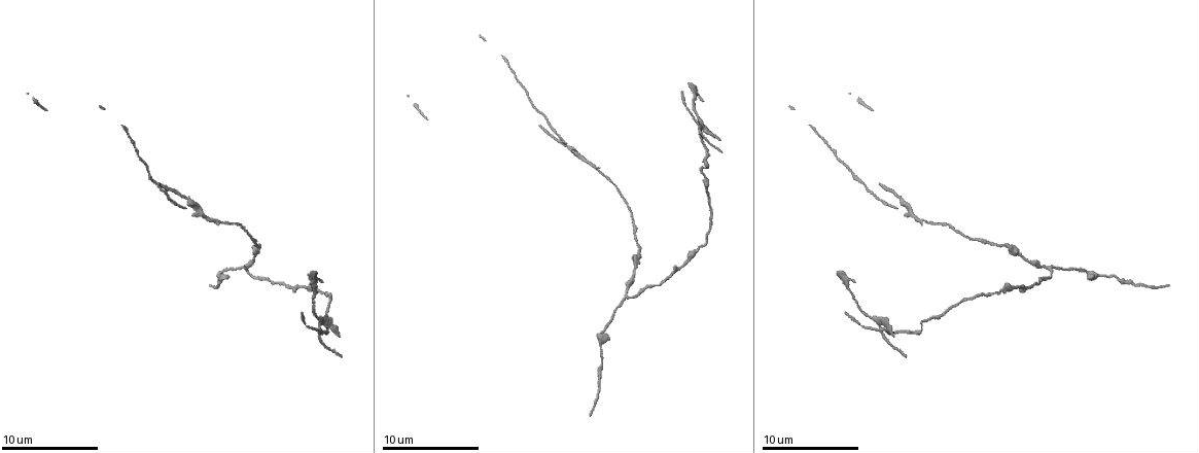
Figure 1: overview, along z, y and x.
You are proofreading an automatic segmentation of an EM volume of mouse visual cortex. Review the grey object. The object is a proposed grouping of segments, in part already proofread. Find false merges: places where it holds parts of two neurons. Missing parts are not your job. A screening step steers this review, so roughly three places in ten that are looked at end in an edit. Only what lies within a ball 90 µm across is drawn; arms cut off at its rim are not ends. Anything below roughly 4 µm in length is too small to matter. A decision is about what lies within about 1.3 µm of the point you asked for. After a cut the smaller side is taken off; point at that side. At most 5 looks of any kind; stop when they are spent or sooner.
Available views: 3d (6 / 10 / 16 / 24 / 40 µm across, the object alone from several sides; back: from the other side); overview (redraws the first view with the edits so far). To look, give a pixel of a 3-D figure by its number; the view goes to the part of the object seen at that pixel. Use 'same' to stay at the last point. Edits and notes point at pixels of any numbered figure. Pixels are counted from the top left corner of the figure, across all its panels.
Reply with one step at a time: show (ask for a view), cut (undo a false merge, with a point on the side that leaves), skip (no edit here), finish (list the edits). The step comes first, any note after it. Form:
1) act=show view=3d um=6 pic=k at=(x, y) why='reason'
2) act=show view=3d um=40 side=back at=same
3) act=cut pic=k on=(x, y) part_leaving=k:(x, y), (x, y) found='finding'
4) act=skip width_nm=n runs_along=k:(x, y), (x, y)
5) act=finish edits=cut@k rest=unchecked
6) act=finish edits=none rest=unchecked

act=show view=3d um=6 pic=1 at=(301, 285) why='arms run side by side'

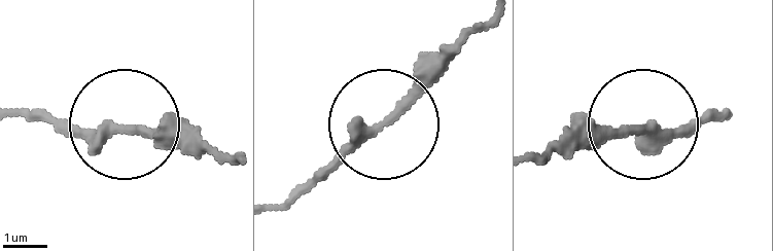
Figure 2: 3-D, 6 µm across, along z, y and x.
act=skip arms=3 found='all the same neuron'

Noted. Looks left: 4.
act=show view=3d um=10 pic=1 at=(640, 247) why='thick turns thin'

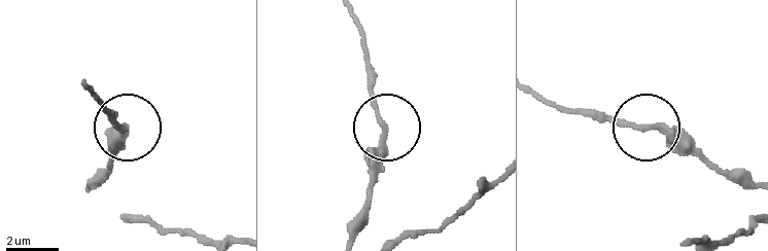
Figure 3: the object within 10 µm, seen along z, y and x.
act=skip width_nm=250 found='all the same neuron'

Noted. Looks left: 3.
act=show view=3d um=16 pic=1 at=(1052, 268) why='a fork'

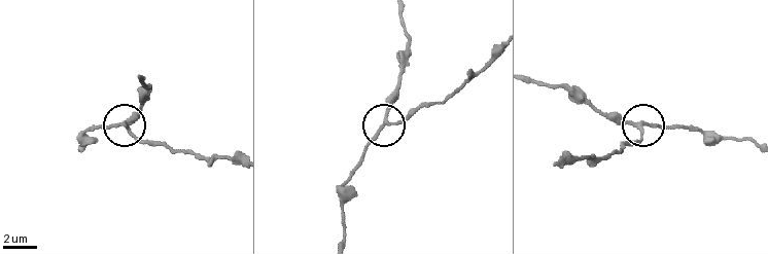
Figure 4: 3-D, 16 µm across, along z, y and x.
act=skip width_nm=180 runs_along=4:(532, 79), (573, 87), (598, 109), (636, 123), (689, 128) found='one neuron here'

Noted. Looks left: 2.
act=finish edits=none rest=unchecked

